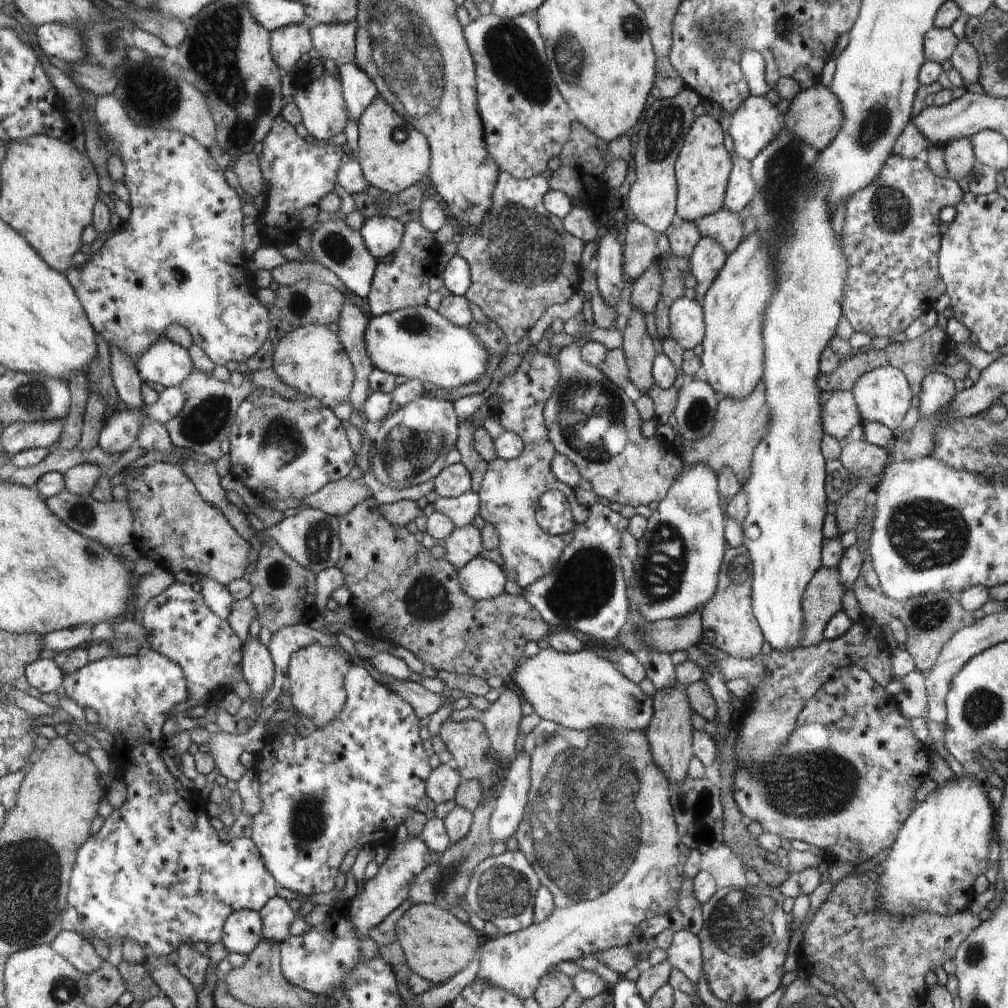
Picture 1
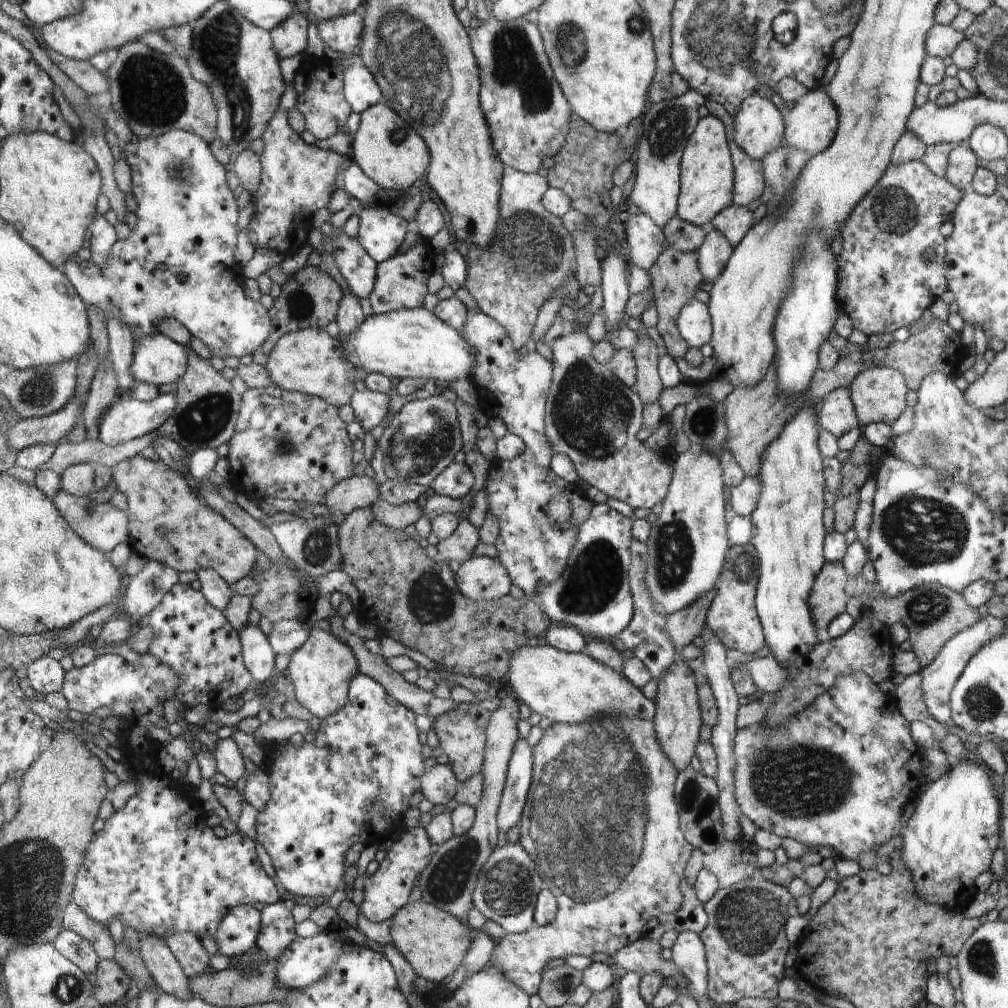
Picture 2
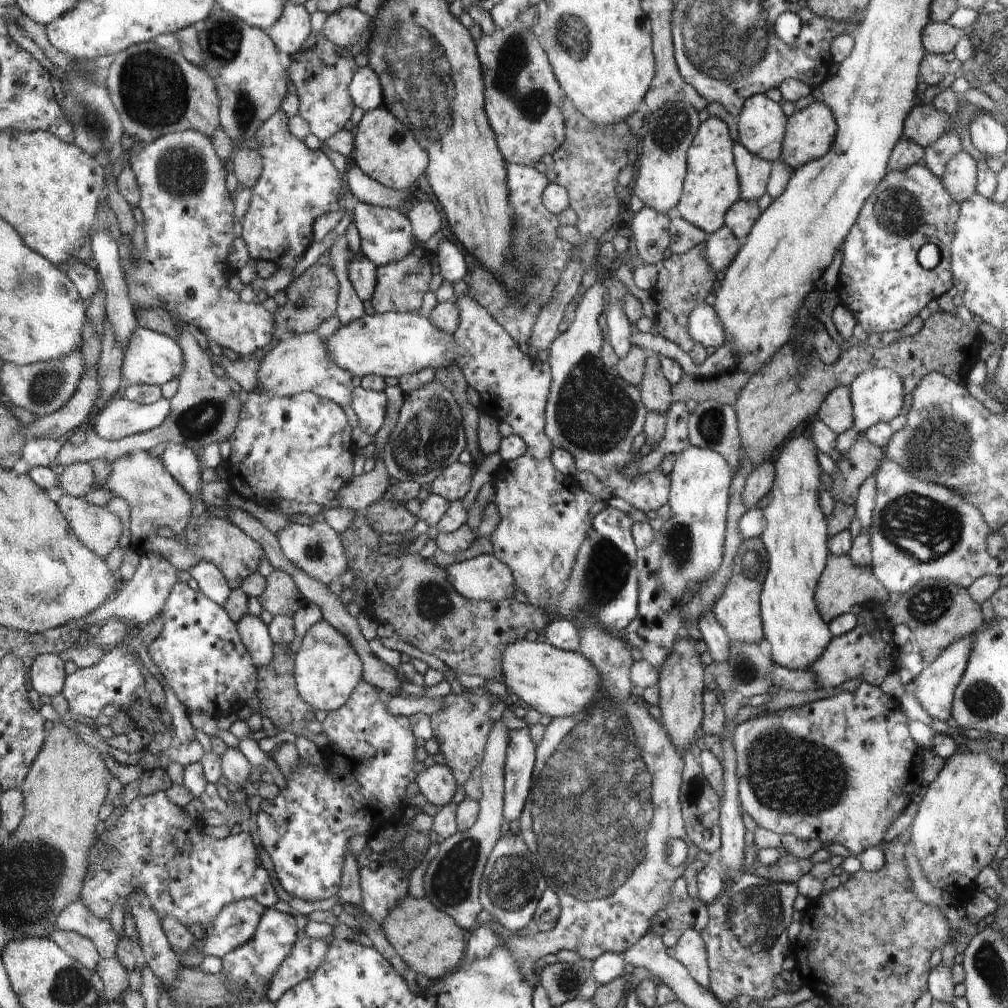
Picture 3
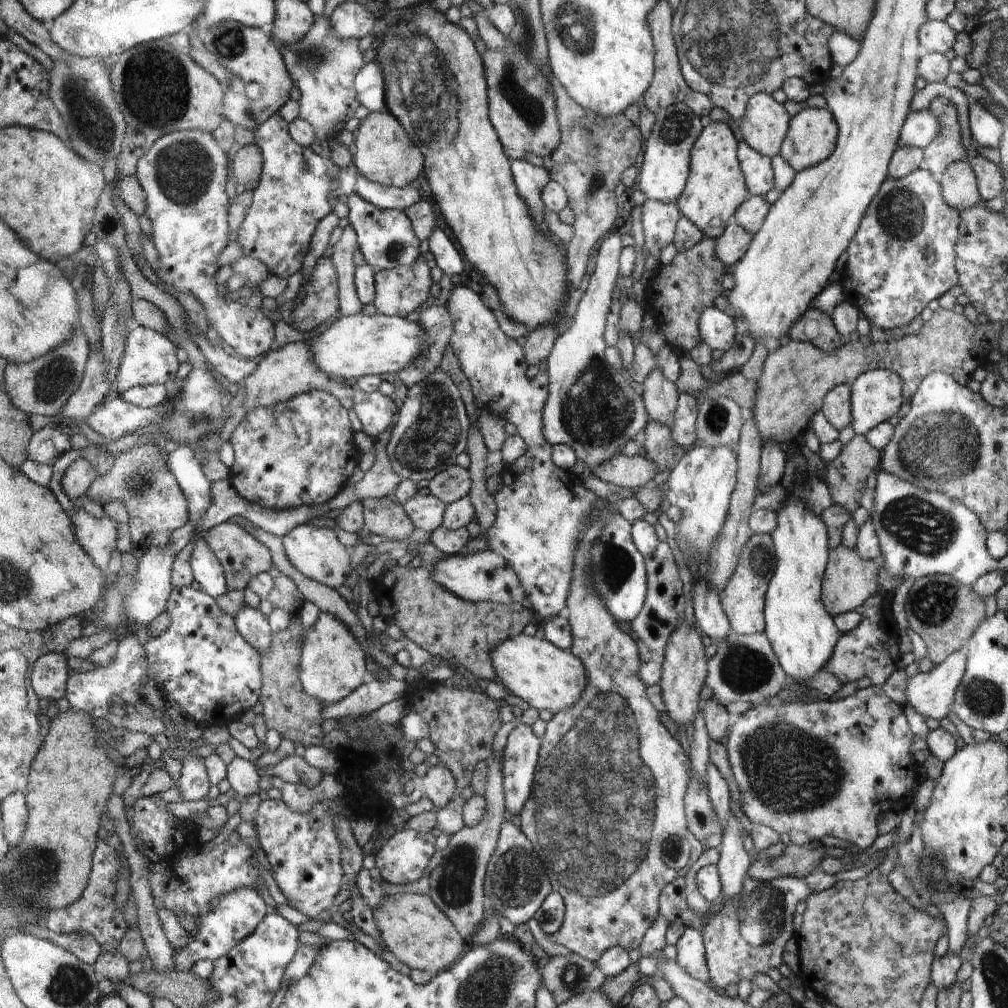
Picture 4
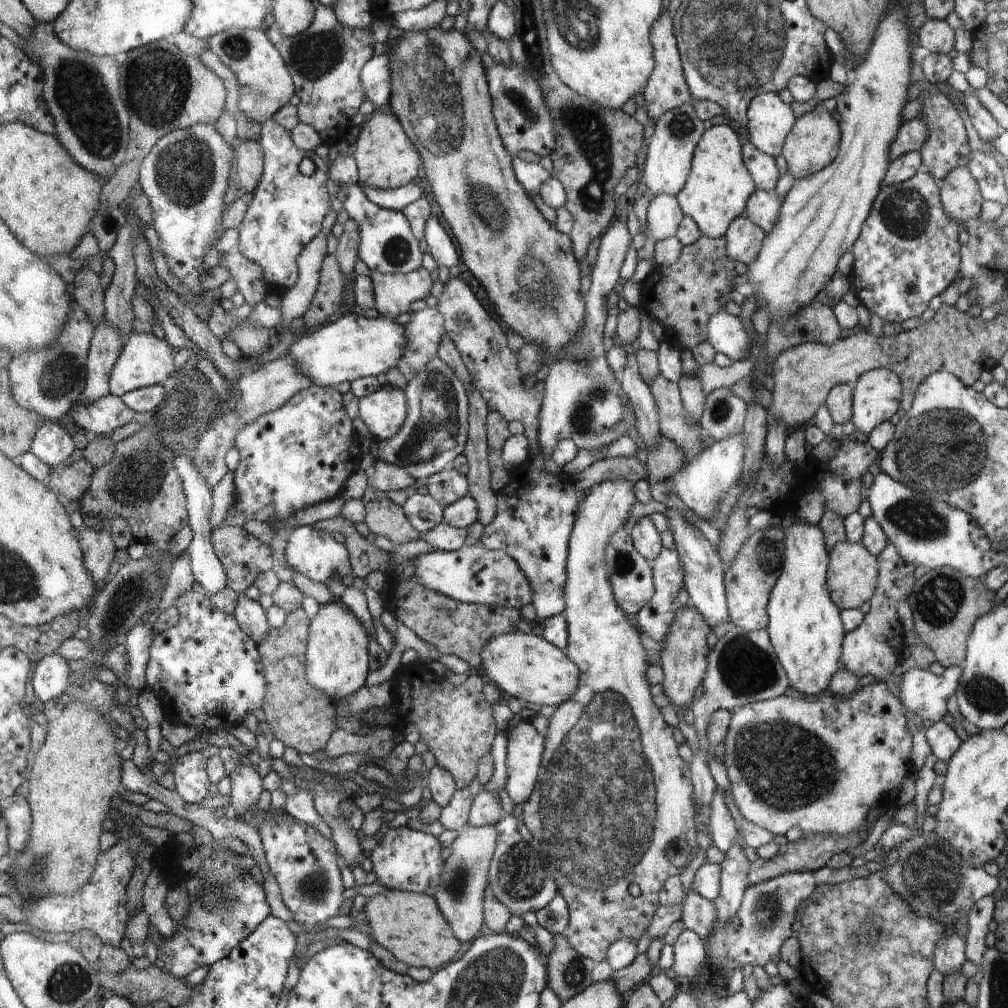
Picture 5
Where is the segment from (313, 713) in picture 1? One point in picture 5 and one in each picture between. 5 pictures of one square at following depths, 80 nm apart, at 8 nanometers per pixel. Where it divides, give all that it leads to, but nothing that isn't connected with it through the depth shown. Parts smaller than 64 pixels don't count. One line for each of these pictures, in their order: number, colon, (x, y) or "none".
2: (322, 669)
3: (328, 668)
4: (333, 665)
5: (338, 644)

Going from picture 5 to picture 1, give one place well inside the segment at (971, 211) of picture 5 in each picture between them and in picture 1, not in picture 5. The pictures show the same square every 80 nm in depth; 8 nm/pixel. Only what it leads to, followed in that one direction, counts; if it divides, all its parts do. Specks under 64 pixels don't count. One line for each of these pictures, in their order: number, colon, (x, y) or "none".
1: (959, 156)
2: (962, 162)
3: (960, 178)
4: (958, 183)

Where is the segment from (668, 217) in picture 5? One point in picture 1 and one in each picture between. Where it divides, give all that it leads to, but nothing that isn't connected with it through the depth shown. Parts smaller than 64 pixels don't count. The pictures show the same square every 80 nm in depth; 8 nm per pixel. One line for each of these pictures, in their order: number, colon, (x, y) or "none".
1: (640, 251)
2: (645, 238)
3: (650, 228)
4: (659, 219)

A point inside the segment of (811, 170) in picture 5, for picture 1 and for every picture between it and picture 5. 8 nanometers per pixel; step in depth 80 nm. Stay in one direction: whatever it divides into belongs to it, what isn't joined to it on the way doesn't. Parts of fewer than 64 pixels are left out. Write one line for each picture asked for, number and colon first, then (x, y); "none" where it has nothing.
1: (815, 115)
2: (811, 126)
3: (811, 133)
4: (812, 137)

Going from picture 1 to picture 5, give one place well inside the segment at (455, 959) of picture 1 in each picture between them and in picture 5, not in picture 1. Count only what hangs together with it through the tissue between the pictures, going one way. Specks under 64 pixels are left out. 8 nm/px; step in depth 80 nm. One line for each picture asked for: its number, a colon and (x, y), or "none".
2: (434, 942)
3: (429, 941)
4: (412, 926)
5: (411, 926)

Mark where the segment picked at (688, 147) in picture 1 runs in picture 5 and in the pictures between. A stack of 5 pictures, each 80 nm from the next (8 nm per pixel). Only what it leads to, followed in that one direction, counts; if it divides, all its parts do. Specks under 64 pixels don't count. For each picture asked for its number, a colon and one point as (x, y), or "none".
2: (707, 180)
3: (712, 187)
4: (716, 188)
5: (718, 189)

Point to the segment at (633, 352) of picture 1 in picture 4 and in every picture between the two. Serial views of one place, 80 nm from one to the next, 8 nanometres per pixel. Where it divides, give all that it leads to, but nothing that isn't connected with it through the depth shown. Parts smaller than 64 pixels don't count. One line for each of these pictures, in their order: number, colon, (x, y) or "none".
2: (649, 386)
3: (656, 392)
4: (660, 396)

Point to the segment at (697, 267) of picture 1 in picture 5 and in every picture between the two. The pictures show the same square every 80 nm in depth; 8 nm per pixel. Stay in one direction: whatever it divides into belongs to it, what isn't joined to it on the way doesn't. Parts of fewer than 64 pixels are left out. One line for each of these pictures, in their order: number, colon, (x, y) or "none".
2: (714, 253)
3: (722, 247)
4: (733, 244)
5: (745, 238)

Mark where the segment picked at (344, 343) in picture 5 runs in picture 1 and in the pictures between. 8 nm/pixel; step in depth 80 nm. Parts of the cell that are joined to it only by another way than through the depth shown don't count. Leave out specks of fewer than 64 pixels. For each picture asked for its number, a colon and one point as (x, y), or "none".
1: (419, 343)
2: (414, 343)
3: (389, 344)
4: (355, 346)

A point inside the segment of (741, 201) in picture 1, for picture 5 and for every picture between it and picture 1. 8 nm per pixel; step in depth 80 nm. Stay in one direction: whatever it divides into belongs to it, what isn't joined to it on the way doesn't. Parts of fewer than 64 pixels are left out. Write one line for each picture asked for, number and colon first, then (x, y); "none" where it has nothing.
2: (749, 173)
3: (753, 171)
4: (758, 172)
5: (762, 166)

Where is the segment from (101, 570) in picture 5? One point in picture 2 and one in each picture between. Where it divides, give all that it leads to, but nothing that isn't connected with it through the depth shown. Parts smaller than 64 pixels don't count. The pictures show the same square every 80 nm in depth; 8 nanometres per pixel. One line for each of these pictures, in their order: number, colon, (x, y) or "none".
2: (103, 526)
3: (97, 528)
4: (98, 536)

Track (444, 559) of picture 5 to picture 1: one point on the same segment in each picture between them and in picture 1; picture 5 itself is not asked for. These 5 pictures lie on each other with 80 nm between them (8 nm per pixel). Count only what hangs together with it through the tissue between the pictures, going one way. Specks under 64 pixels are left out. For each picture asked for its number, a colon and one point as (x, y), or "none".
1: (481, 578)
2: (480, 577)
3: (485, 577)
4: (484, 575)

